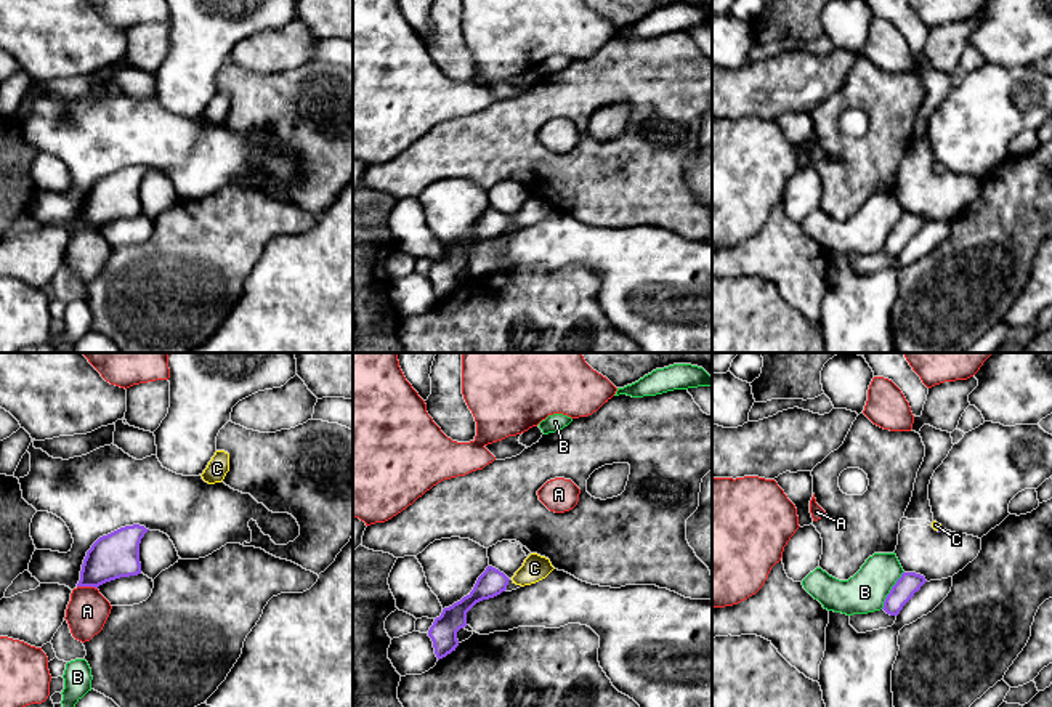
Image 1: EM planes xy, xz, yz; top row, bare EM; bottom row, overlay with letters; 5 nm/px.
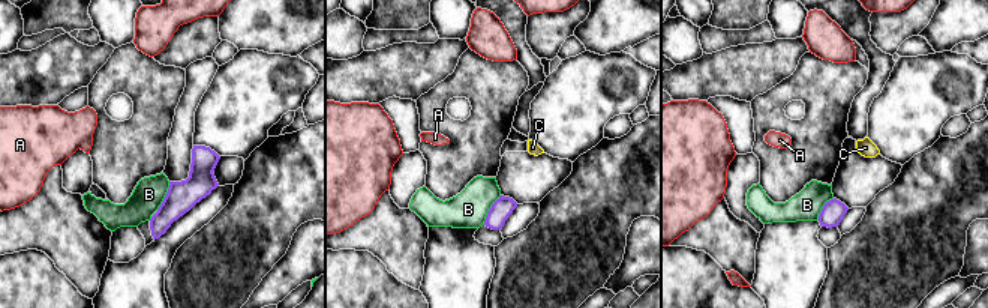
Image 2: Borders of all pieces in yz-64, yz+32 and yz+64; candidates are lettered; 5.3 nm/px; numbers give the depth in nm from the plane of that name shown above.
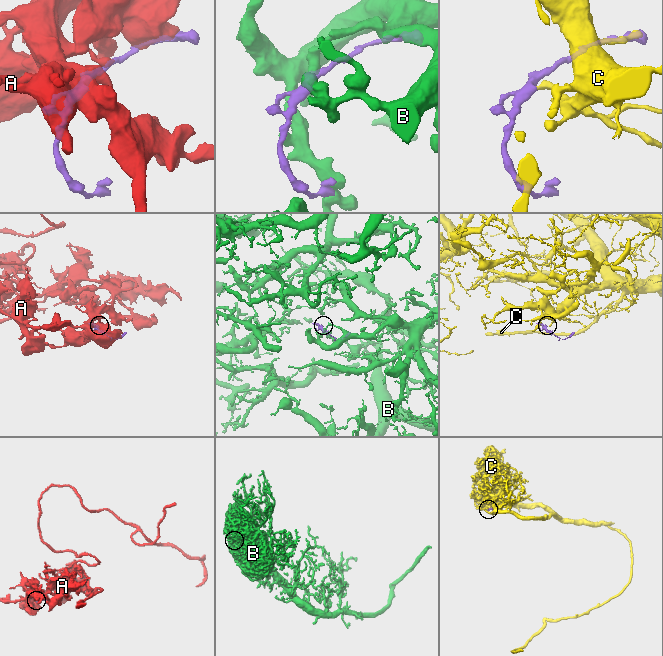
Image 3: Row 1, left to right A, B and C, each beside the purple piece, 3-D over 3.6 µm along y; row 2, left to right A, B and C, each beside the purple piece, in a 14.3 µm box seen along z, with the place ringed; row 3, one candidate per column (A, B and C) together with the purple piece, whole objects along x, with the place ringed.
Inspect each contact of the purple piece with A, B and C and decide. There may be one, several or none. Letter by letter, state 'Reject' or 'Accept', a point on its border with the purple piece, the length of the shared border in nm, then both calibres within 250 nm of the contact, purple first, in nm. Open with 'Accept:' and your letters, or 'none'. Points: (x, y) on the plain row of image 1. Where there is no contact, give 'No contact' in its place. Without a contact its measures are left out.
Accept: C
A: Reject. Touches purple at xy (87, 226). Shared border 110 nm. Thickness 220 nm (purple) against 200 nm
B: Reject. Touches purple at yz (890, 231). Shared border 220 nm. Thickness 110 nm (purple) against 200 nm
C: Accept. Touches purple at yz (938, 170). Shared border 30 nm. Thickness 20 nm (purple) against 40 nm

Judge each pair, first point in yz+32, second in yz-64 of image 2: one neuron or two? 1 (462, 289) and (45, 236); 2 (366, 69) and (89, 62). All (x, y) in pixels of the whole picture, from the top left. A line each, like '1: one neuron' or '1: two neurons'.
1: two neurons
2: one neuron

